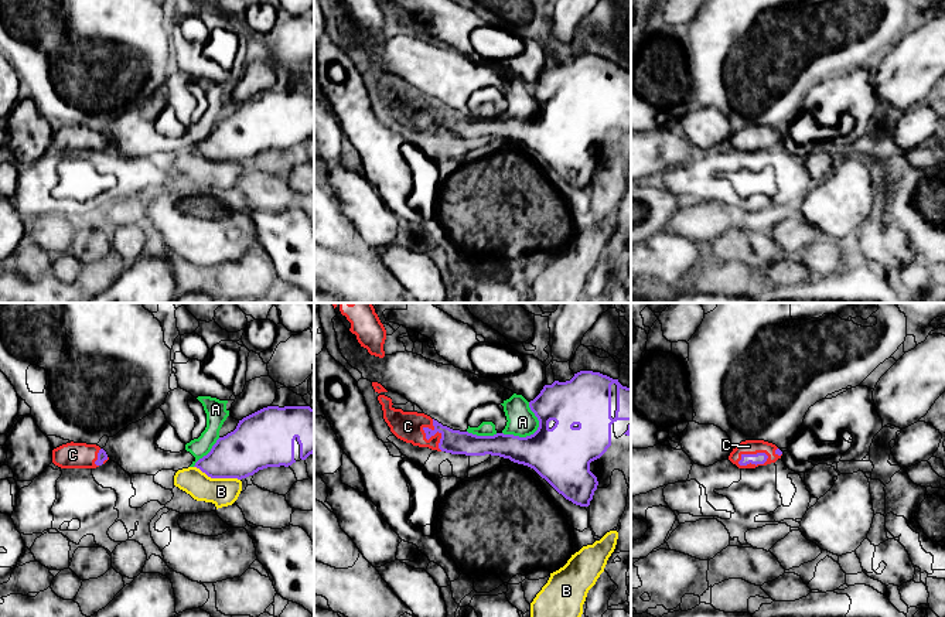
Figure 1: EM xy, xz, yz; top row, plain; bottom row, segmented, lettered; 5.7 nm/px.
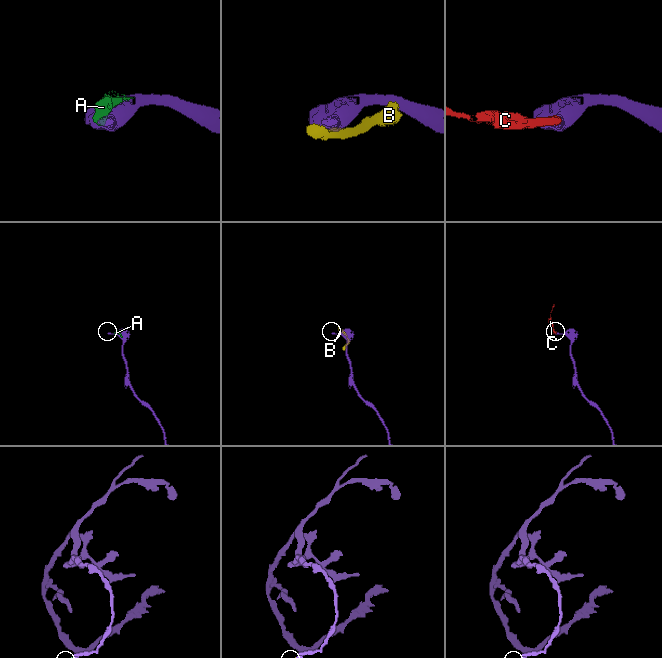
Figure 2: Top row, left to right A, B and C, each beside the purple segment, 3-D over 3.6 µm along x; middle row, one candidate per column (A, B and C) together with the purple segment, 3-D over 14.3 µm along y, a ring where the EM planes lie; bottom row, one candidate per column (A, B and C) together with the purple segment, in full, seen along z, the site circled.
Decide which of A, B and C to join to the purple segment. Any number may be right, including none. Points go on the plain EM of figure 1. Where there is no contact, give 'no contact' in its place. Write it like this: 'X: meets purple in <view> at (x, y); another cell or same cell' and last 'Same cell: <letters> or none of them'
A: meets purple in xz at (534, 116); another cell
B: meets purple in xy at (217, 160); another cell
C: meets purple in yz at (753, 146); same cell
Same cell: C

